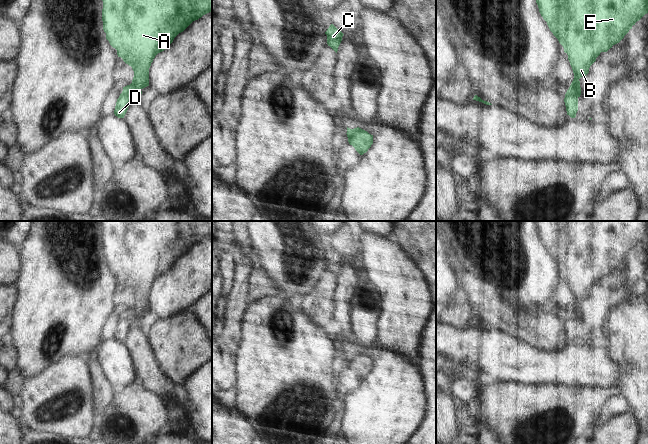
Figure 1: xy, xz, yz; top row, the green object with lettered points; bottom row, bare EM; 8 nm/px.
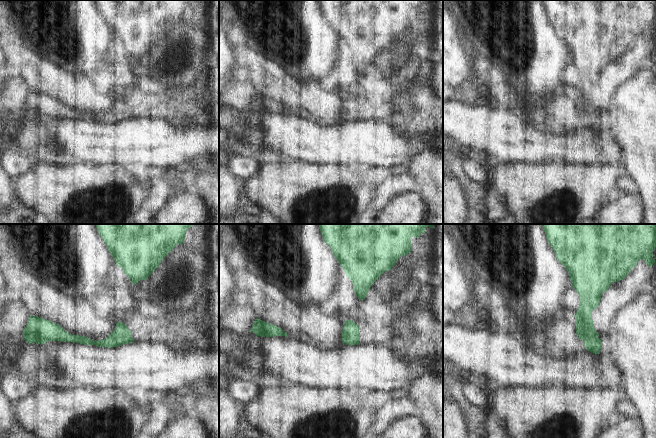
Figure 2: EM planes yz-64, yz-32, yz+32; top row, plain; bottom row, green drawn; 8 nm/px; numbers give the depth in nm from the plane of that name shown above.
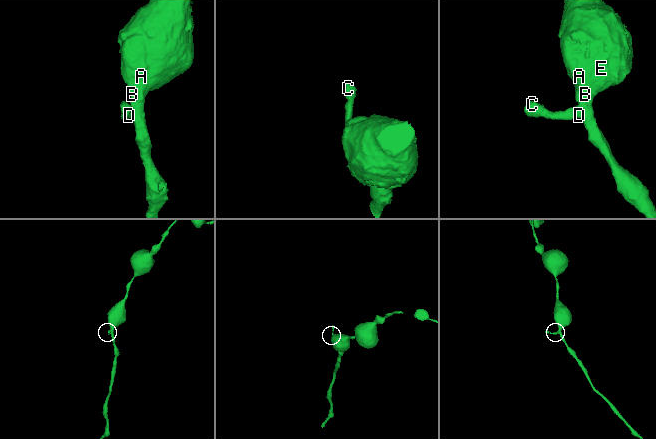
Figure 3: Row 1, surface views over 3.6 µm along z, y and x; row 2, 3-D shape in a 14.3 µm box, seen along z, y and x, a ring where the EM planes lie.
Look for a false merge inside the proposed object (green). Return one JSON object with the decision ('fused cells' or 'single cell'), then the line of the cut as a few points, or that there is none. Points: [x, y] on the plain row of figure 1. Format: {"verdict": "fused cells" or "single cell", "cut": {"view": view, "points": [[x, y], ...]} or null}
{"verdict": "fused cells", "cut": {"view": "yz", "points": [[568, 313], [578, 320]]}}

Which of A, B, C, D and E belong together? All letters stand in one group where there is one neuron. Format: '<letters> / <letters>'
A B E / C D

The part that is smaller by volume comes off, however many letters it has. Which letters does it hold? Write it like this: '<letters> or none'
C, D.

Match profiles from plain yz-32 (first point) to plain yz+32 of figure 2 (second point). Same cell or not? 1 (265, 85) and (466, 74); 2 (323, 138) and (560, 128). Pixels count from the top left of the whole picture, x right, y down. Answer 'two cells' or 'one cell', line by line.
1: two cells
2: two cells

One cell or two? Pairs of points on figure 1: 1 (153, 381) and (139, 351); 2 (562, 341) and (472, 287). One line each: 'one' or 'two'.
1: one
2: one

